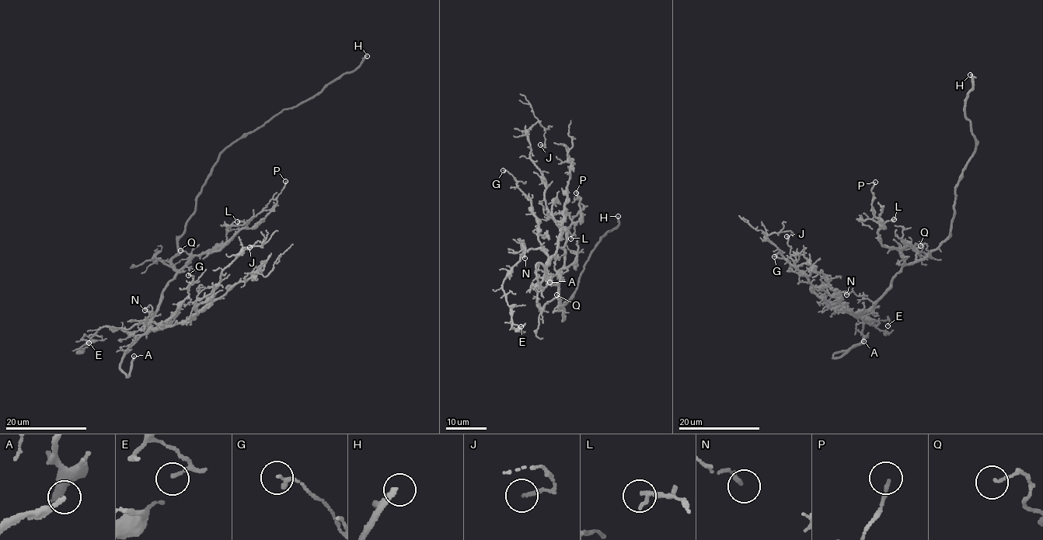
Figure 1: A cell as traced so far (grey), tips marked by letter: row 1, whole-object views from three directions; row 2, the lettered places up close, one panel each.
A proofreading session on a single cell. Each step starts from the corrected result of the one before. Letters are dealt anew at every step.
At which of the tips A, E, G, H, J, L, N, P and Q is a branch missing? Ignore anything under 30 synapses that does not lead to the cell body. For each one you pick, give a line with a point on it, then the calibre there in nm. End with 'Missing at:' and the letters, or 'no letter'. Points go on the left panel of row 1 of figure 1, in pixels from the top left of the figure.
A: at (134, 356); 190 nm thick
H: at (367, 56); 240 nm thick
Missing at: A, H

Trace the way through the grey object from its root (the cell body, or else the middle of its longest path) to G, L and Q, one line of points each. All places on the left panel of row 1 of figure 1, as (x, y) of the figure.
G: (173, 264), (176, 274), (165, 286), (151, 325), (160, 328), (174, 315), (188, 296), (193, 276), (188, 275)
L: (173, 264), (178, 270), (196, 255), (215, 252), (237, 231), (246, 228), (245, 222), (237, 221)
Q: (173, 264), (170, 263), (180, 250)

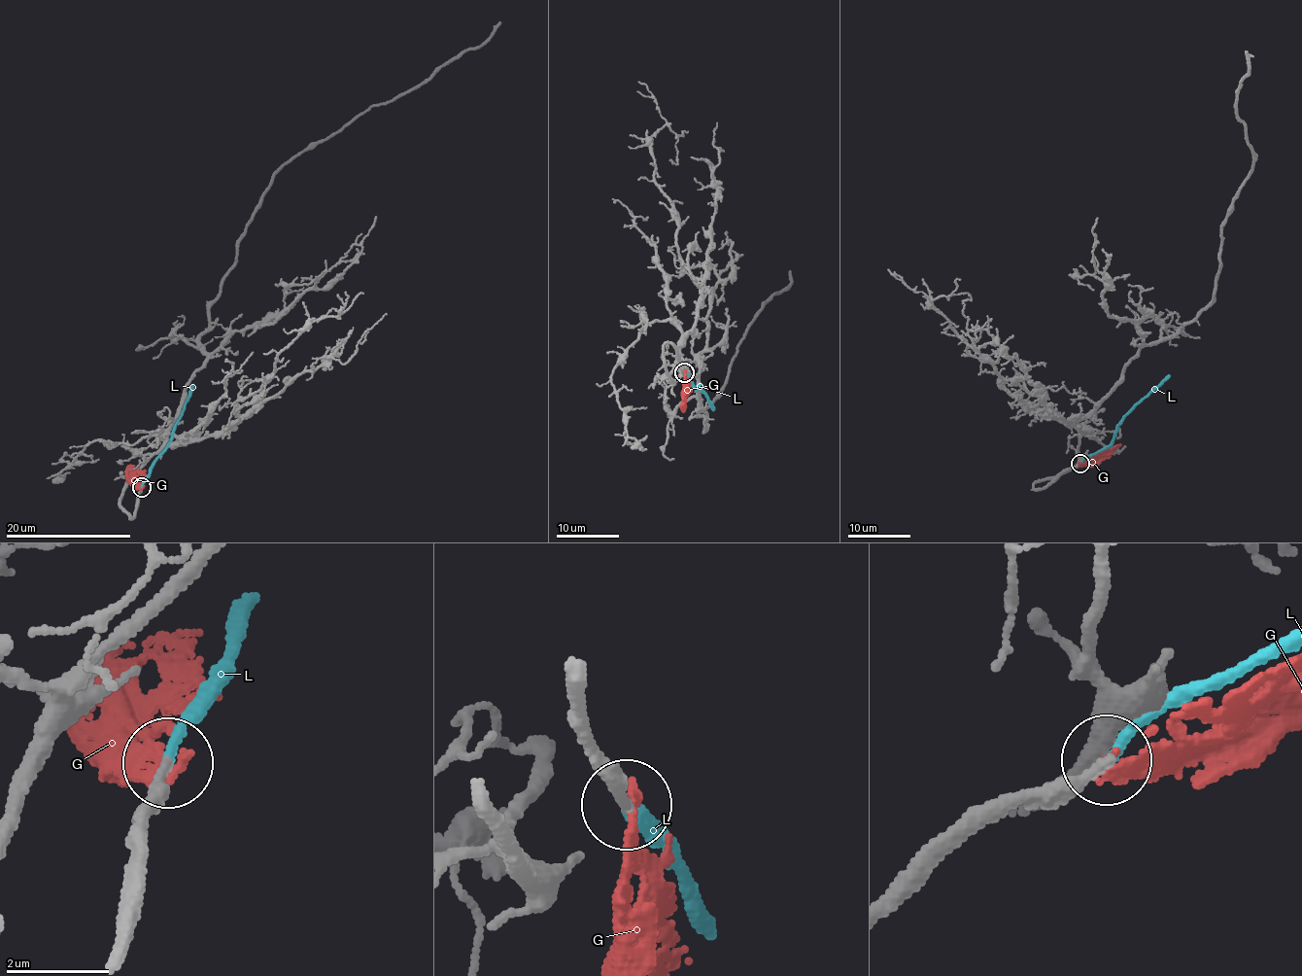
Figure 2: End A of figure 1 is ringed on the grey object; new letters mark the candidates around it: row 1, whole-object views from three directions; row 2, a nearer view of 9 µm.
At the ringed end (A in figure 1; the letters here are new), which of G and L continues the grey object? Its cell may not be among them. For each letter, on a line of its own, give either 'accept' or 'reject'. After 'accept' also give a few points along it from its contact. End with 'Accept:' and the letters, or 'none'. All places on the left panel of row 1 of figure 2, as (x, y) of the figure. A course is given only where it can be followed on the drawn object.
G: reject
L: accept; it runs (142, 486), (171, 437), (193, 384)
Accept: L

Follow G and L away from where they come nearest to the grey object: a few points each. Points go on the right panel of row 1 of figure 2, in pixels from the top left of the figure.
G: (1079, 465), (1101, 462), (1121, 444)
L: (1080, 463), (1110, 444), (1120, 421), (1168, 374)

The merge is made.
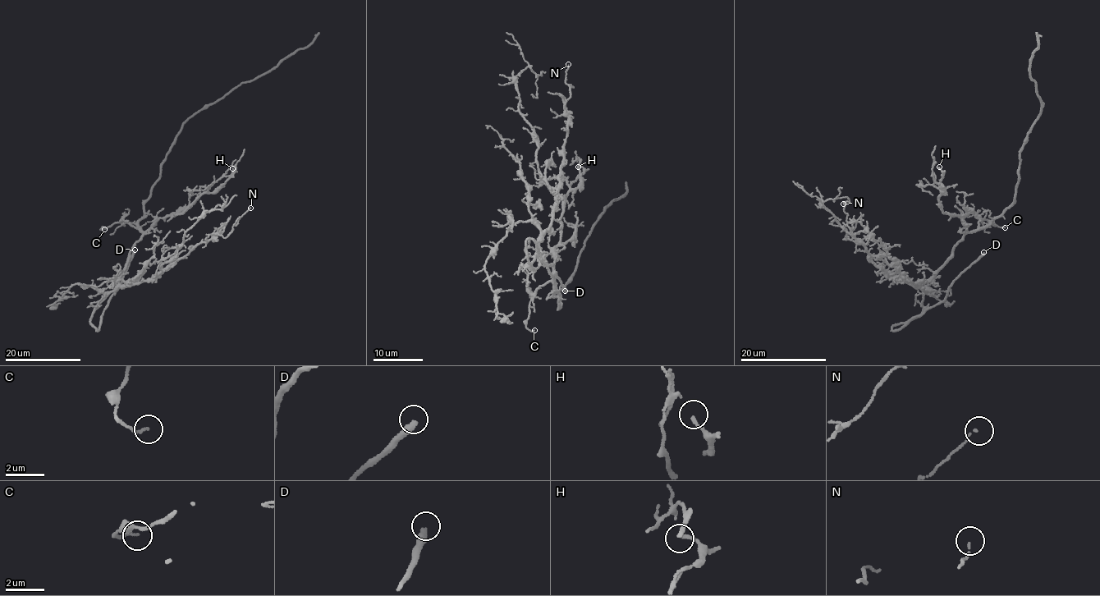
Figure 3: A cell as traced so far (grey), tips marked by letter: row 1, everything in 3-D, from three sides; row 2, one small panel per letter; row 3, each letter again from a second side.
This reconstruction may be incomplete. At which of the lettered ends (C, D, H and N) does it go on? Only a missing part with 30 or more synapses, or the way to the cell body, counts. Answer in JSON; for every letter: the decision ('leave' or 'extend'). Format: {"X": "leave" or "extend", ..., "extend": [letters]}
{"C": "leave", "D": "extend", "H": "leave", "N": "leave", "extend": ["D"]}

